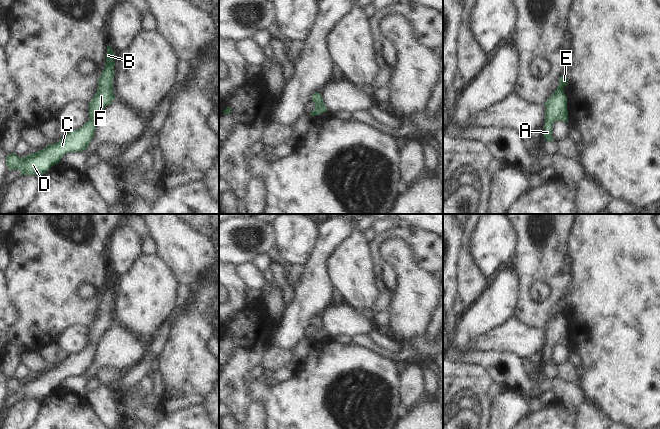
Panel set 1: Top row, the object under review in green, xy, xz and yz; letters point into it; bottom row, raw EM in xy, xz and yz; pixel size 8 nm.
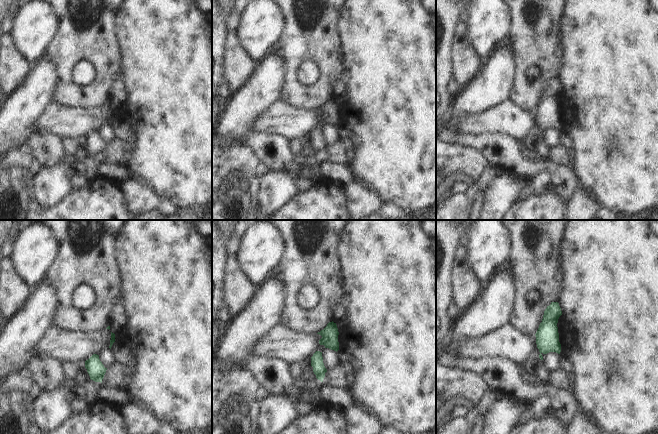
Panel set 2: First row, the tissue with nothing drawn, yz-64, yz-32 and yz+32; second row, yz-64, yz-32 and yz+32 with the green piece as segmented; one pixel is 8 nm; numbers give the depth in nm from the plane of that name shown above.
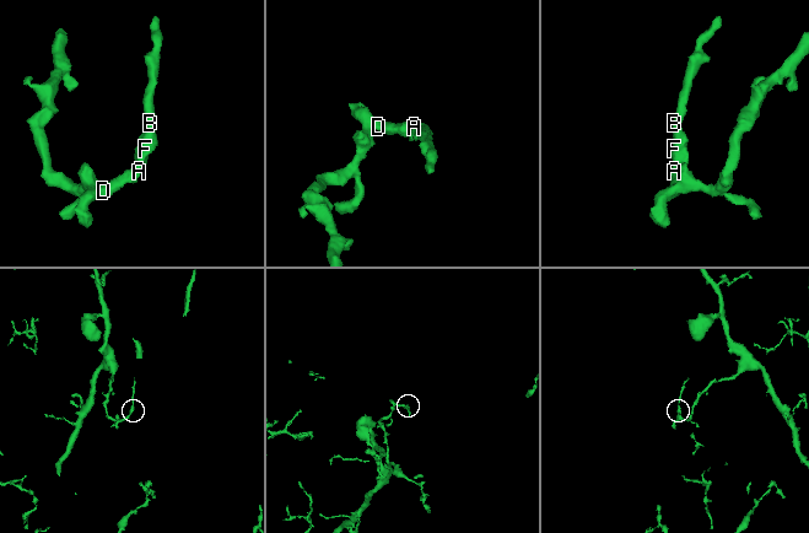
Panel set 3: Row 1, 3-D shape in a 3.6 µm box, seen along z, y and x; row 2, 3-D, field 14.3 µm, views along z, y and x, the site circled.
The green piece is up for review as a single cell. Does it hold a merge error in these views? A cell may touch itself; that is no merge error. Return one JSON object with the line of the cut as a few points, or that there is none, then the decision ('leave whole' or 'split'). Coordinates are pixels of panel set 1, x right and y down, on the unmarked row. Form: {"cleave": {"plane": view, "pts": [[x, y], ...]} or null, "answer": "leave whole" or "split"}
{"cleave": null, "answer": "leave whole"}

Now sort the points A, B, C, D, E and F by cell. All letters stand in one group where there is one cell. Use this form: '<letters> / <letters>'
A B C D E F

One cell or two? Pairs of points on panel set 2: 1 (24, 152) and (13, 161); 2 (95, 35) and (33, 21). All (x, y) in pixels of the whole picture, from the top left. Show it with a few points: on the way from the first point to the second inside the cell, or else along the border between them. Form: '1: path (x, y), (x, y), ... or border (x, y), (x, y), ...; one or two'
1: path (21, 155), (16, 158); one
2: border (54, 10), (58, 19), (58, 30), (48, 47); two

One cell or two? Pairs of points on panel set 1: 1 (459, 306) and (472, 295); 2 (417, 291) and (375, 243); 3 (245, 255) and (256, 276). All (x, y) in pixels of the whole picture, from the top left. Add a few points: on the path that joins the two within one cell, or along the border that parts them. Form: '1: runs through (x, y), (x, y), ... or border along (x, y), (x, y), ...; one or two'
1: border along (458, 299), (466, 306); two
2: border along (397, 276), (395, 287), (392, 290); two
3: border along (249, 262), (241, 262), (234, 265); two

